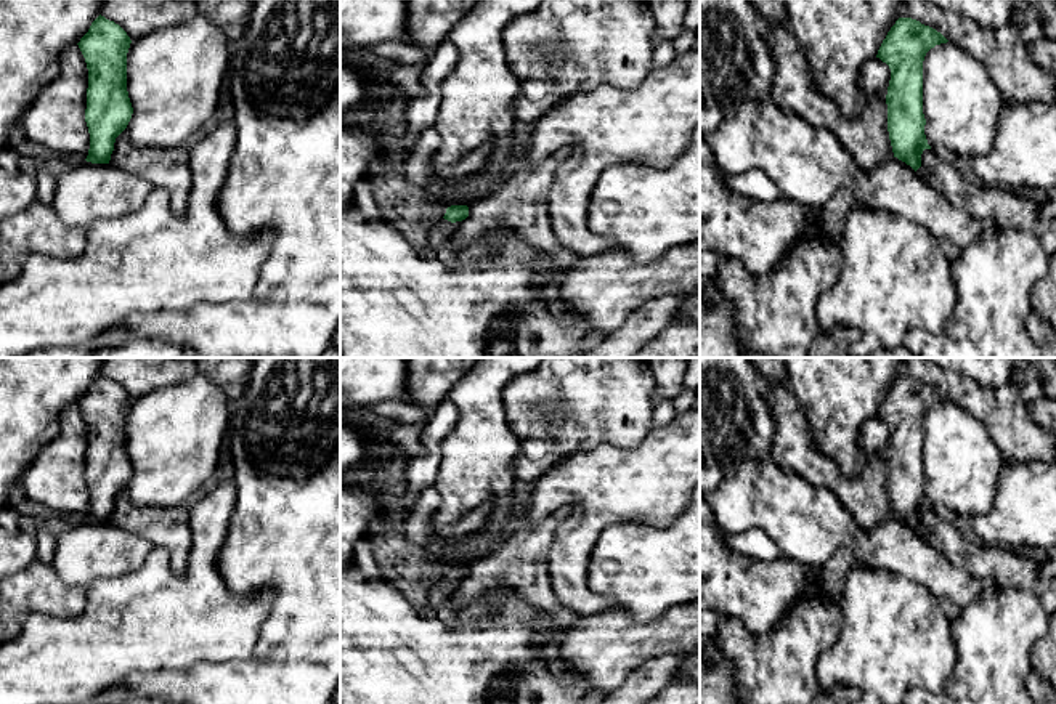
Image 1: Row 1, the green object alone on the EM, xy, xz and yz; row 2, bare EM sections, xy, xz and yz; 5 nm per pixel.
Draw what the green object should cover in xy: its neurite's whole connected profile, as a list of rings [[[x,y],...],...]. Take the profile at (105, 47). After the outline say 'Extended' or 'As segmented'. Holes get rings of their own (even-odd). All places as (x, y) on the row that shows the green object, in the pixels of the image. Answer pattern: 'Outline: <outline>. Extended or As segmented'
Outline: [[[98,16],[77,43],[88,69],[85,122],[90,133],[87,162],[109,164],[116,138],[133,107],[127,91],[130,37],[114,21]]]. As segmented

